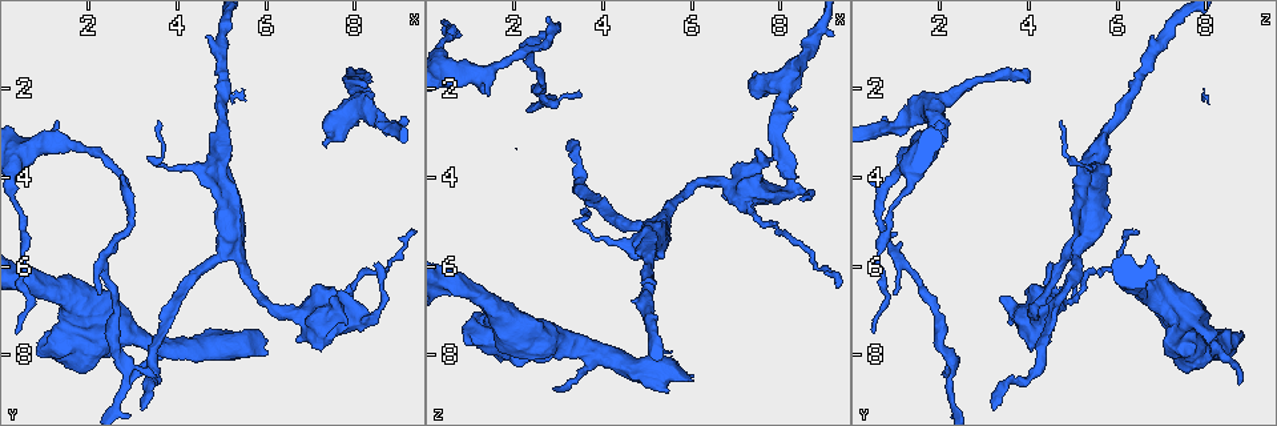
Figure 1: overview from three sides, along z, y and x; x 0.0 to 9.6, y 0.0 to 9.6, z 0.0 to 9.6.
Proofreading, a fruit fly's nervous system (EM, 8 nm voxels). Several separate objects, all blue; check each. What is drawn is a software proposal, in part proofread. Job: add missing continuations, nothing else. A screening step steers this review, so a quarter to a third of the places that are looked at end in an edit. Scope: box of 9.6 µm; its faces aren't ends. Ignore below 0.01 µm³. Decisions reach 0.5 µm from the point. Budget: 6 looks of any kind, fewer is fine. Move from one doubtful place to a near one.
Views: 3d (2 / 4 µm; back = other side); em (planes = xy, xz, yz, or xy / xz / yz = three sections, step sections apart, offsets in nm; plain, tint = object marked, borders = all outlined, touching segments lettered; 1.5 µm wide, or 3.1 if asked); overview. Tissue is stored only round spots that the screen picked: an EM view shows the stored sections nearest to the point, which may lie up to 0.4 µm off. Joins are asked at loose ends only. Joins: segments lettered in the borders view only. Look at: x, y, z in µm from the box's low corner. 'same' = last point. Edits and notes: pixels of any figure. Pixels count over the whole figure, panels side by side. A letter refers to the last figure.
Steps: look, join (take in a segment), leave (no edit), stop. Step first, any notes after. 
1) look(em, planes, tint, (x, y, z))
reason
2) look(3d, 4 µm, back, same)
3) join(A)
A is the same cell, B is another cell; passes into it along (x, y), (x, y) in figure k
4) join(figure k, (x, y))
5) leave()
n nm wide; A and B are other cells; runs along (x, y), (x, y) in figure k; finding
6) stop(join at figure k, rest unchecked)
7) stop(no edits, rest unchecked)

look(em, planes, borders, (7.30, 7.95, 4.05))
branch stops here

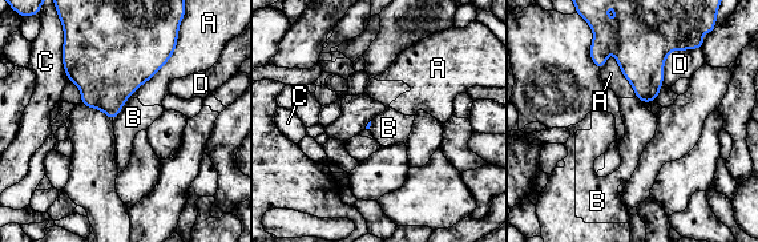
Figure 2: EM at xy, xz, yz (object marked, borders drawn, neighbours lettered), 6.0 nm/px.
leave()
A, B, C and D are other cells; border along (129, 96), (113, 120) in figure 2; none of them fits

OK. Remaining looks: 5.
look(3d, 4 µm, (6.00, 7.60, 8.60))
an open end

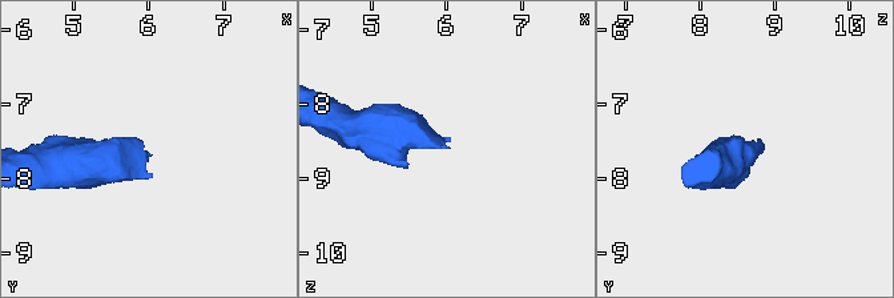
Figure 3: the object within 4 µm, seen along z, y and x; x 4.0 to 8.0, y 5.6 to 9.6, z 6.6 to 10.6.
look(em, planes, tint, (6.00, 7.65, 8.55))
now the EM

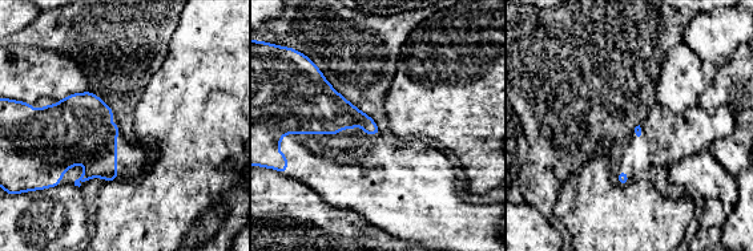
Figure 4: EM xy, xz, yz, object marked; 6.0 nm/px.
look(em, planes, borders, same)

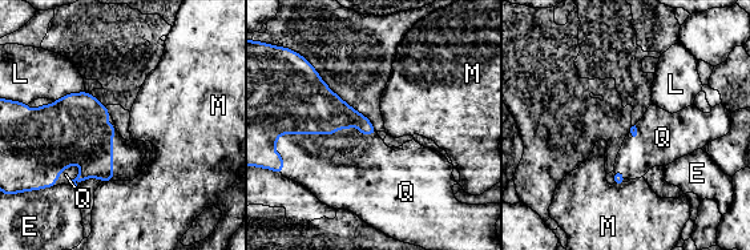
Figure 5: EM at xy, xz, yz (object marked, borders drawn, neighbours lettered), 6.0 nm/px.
join(Q)
Q is the same cell, E, L and M are other cells; the neuron continues

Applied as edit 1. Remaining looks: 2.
look(3d, 2 µm, (8.35, 5.95, 4.50))
tapers out

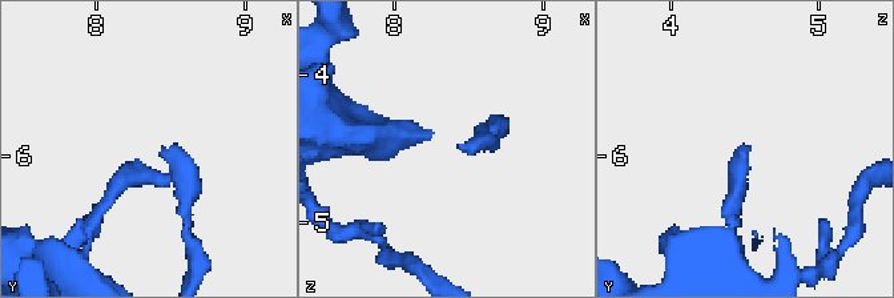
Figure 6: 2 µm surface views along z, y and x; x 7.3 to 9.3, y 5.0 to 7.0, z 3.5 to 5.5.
look(em, planes, borders, (8.42, 5.98, 4.50))

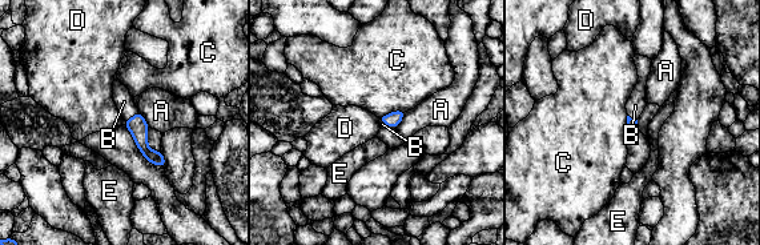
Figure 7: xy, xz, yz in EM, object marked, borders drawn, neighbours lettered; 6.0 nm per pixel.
join(B)
B is the same cell, A, C, D and E are other cells; it goes on there

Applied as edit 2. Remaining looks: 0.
stop(join at figure 5, join at figure 7, rest unchecked)

